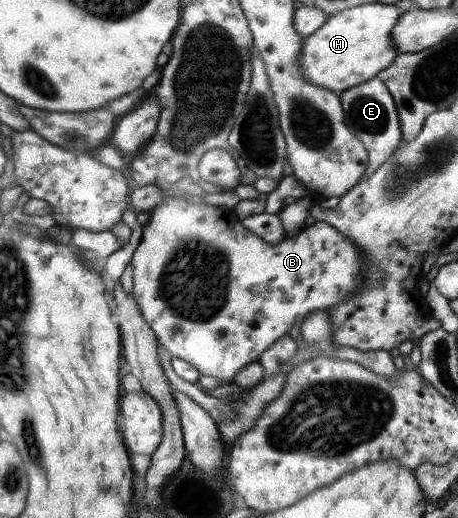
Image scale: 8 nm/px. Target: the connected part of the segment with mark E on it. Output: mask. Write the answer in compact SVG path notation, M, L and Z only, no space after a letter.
M377 77L346 89L341 93L340 101L346 116L347 129L363 142L368 153L368 168L361 181L367 179L400 146L402 141L400 119L388 87Z

